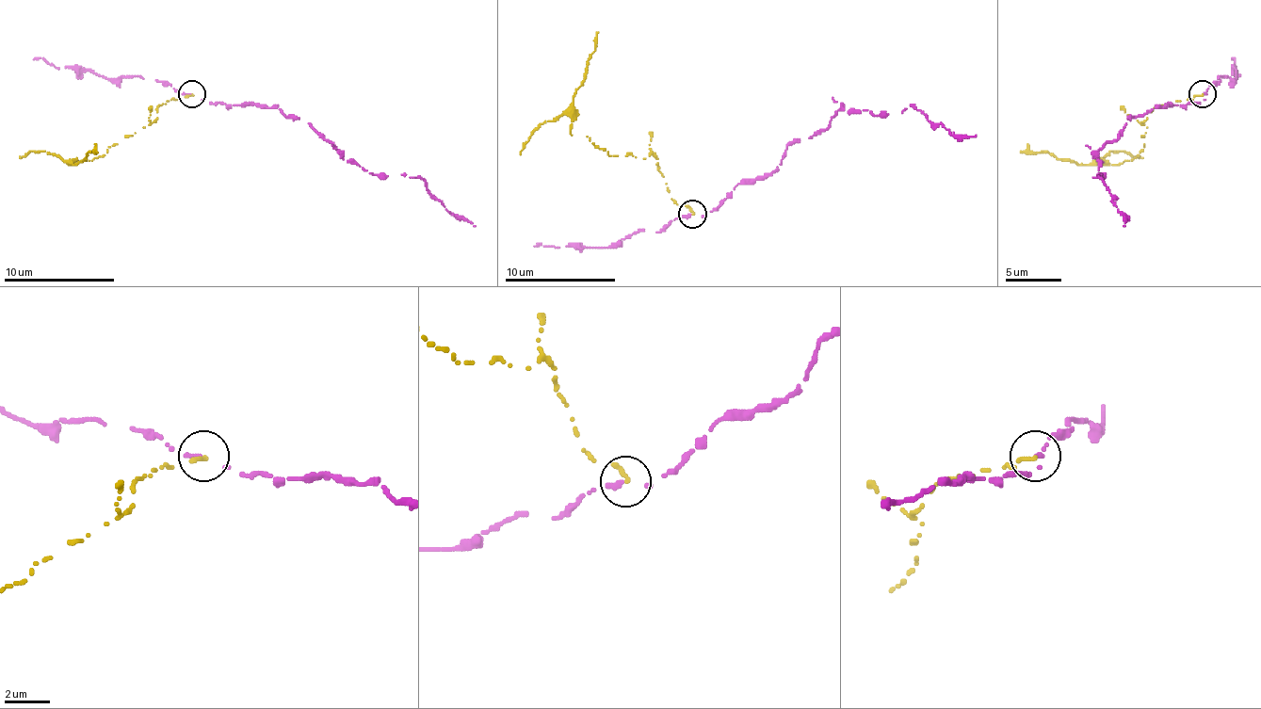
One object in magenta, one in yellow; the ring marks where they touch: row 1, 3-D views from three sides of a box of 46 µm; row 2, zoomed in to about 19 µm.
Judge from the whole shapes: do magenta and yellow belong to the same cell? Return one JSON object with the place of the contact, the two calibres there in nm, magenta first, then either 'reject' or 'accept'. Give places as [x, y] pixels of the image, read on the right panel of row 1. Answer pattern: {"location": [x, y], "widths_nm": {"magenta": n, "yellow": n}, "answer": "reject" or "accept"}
{"location": [1203, 94], "widths_nm": {"magenta": 150, "yellow": 180}, "answer": "reject"}

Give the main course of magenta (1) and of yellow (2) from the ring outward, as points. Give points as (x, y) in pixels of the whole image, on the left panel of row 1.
1: (191, 94), (299, 117), (374, 175), (424, 181), (452, 214), (475, 225)
2: (191, 94), (166, 100), (157, 105), (157, 117), (110, 147), (105, 155), (69, 164), (97, 150)

